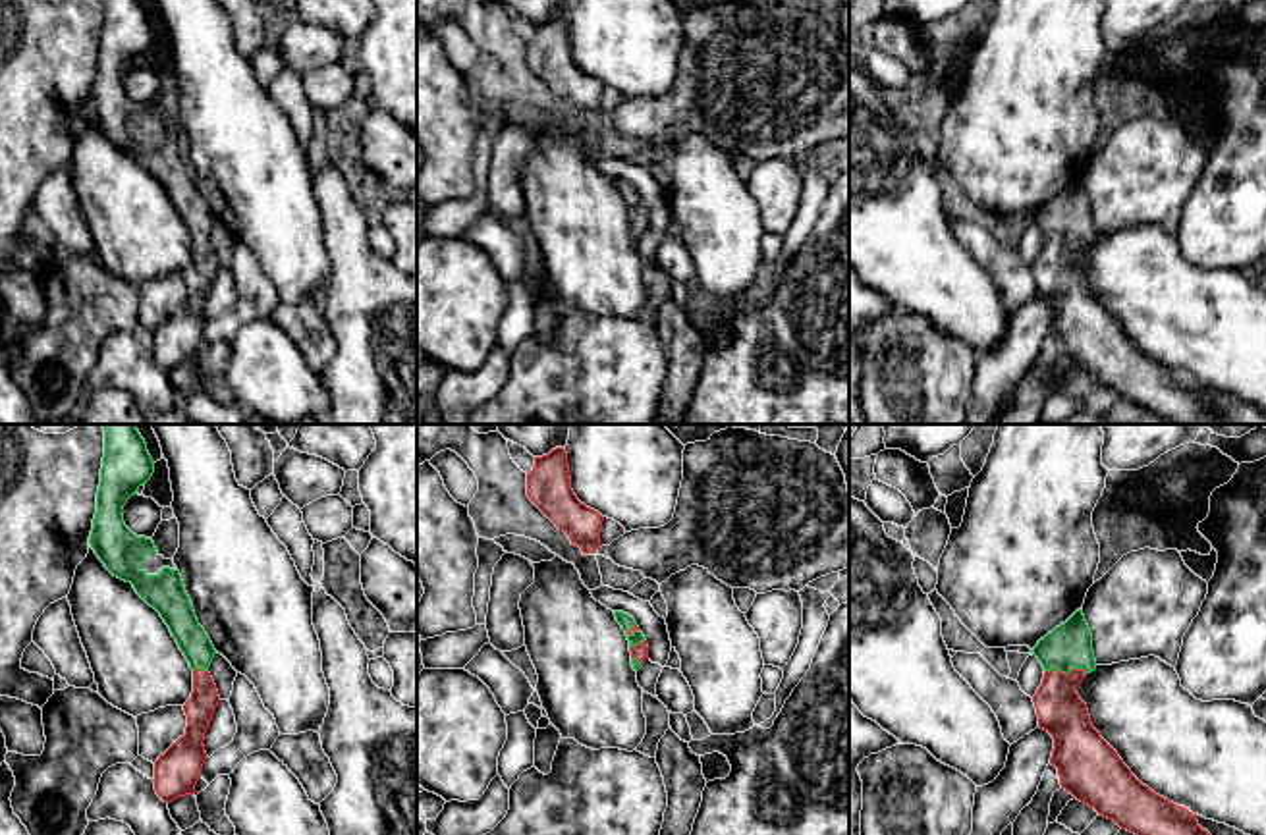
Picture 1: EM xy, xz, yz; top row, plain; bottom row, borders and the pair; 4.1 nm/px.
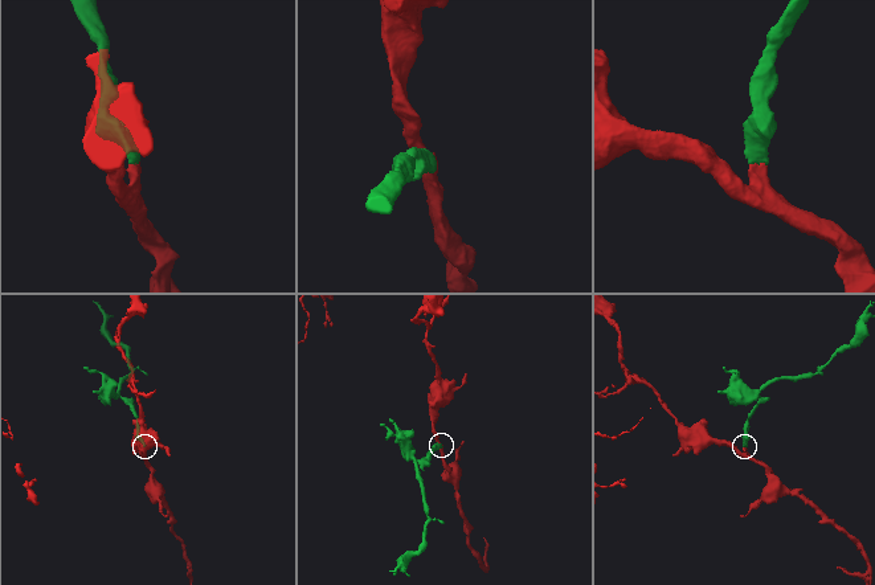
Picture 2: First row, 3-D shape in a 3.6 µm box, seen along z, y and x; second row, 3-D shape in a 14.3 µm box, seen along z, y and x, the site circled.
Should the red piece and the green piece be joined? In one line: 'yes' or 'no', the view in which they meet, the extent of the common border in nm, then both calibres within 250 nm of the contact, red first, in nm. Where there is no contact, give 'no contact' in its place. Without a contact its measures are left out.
yes | yz | 180 nm | 200/190 nm

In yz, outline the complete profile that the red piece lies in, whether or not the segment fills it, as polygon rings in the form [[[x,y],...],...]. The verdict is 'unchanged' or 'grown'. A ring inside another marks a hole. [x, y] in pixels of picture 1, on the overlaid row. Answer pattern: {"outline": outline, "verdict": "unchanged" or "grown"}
{"outline": [[[1083,609],[1032,648],[1044,679],[1032,696],[1038,727],[1054,739],[1050,764],[1061,789],[1135,835],[1210,835],[1197,814],[1142,785],[1092,727],[1087,704],[1075,692],[1096,669],[1092,634]]], "verdict": "grown"}

